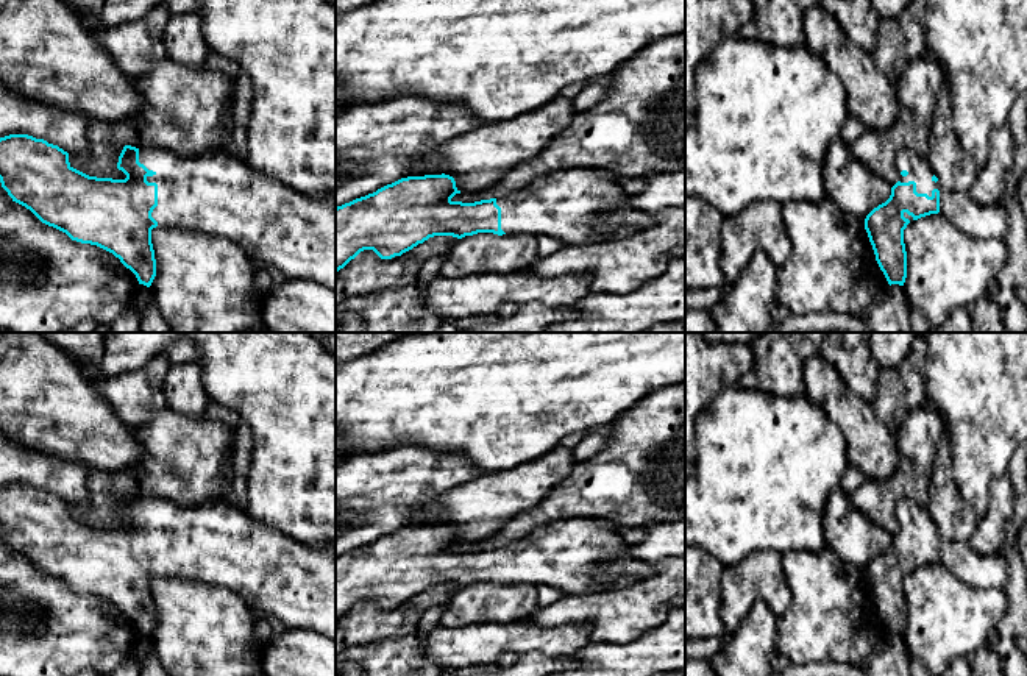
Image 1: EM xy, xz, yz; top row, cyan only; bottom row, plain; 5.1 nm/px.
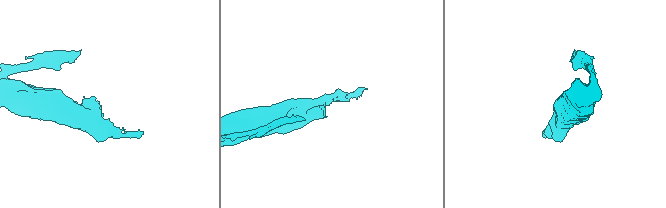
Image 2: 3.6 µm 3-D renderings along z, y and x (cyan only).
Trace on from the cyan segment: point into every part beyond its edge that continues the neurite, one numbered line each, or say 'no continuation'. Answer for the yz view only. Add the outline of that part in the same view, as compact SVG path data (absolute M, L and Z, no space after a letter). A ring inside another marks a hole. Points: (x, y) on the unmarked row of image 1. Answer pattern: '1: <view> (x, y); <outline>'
1: yz (918, 517); M902 498L896 503L894 515L899 525L899 531L915 531L918 543L927 543L932 546L932 540L938 539L938 531L935 532L932 529L933 521L926 506L921 506L908 498Z

